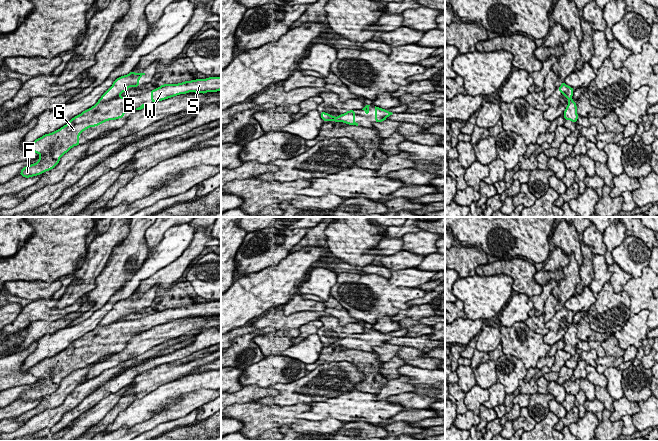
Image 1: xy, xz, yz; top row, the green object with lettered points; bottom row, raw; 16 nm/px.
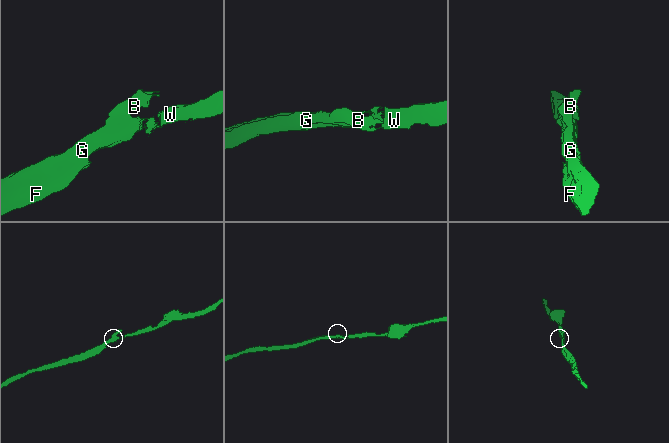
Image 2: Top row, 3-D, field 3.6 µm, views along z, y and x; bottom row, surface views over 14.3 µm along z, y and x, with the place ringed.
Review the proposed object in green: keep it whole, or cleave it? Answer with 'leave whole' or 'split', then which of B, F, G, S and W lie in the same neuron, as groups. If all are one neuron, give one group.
split; B / F G S W

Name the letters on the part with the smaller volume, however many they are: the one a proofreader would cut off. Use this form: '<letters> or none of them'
B

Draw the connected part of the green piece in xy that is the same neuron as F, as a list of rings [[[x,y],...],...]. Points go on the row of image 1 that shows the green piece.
[[[131,96],[118,97],[103,103],[97,102],[60,129],[32,142],[28,148],[41,156],[35,164],[22,168],[19,175],[29,178],[53,169],[65,153],[80,145],[78,139],[83,131],[109,120],[123,118],[128,109],[131,109]]]

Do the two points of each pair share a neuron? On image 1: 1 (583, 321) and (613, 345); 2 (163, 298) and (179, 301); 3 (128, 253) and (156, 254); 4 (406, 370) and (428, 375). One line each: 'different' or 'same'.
1: same
2: same
3: different
4: same

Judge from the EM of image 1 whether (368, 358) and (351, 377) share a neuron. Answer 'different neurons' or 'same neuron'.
different neurons

